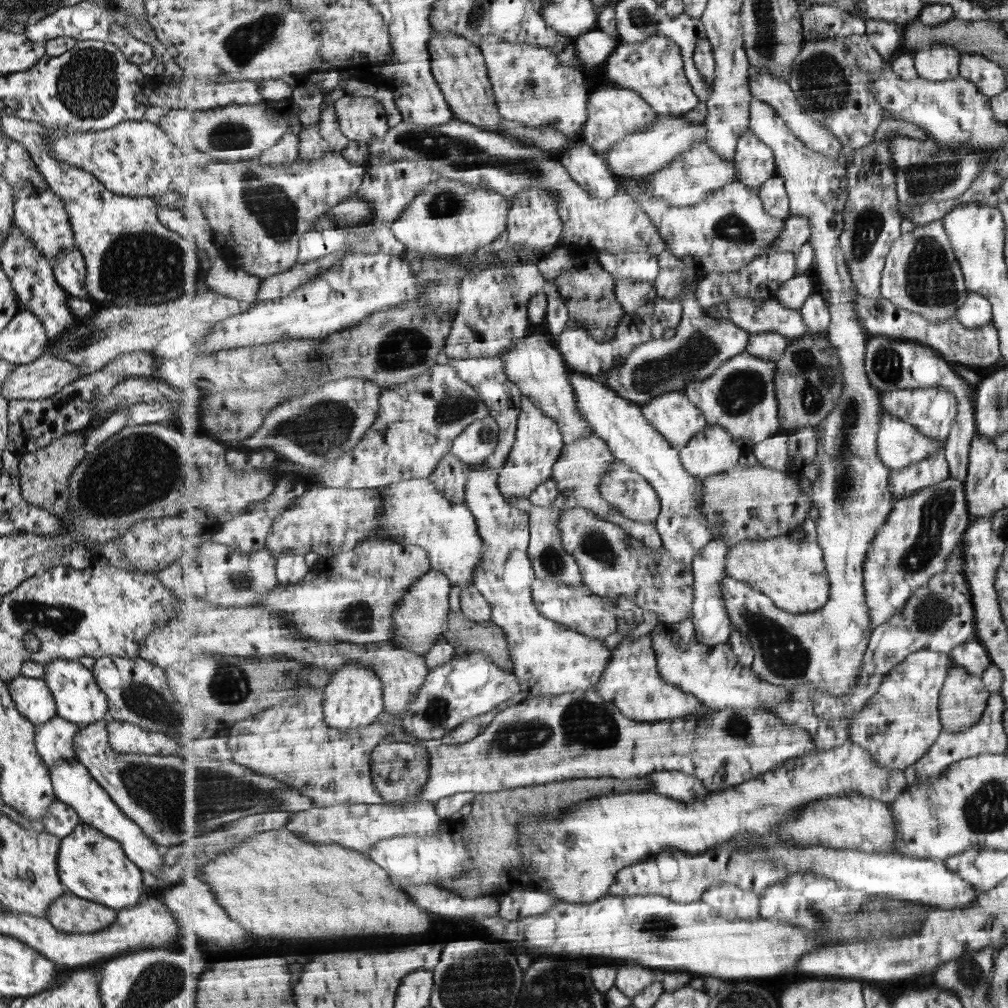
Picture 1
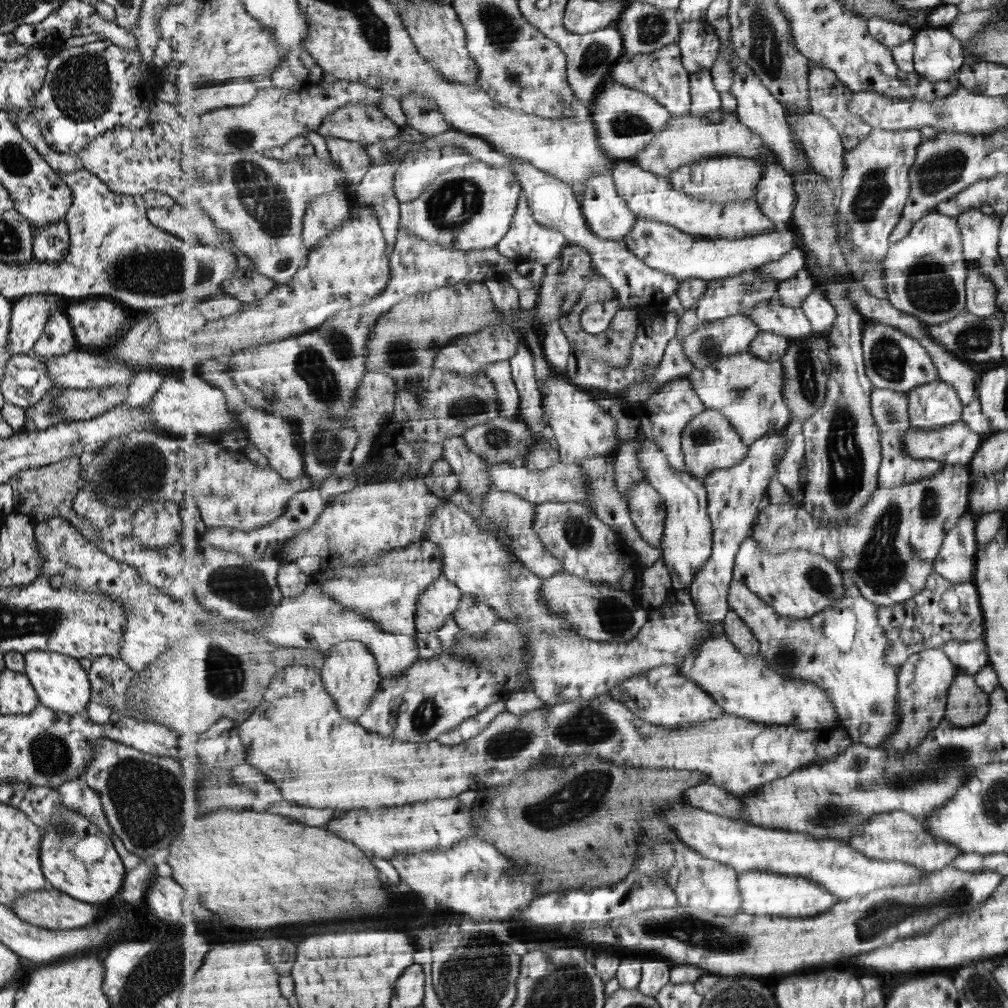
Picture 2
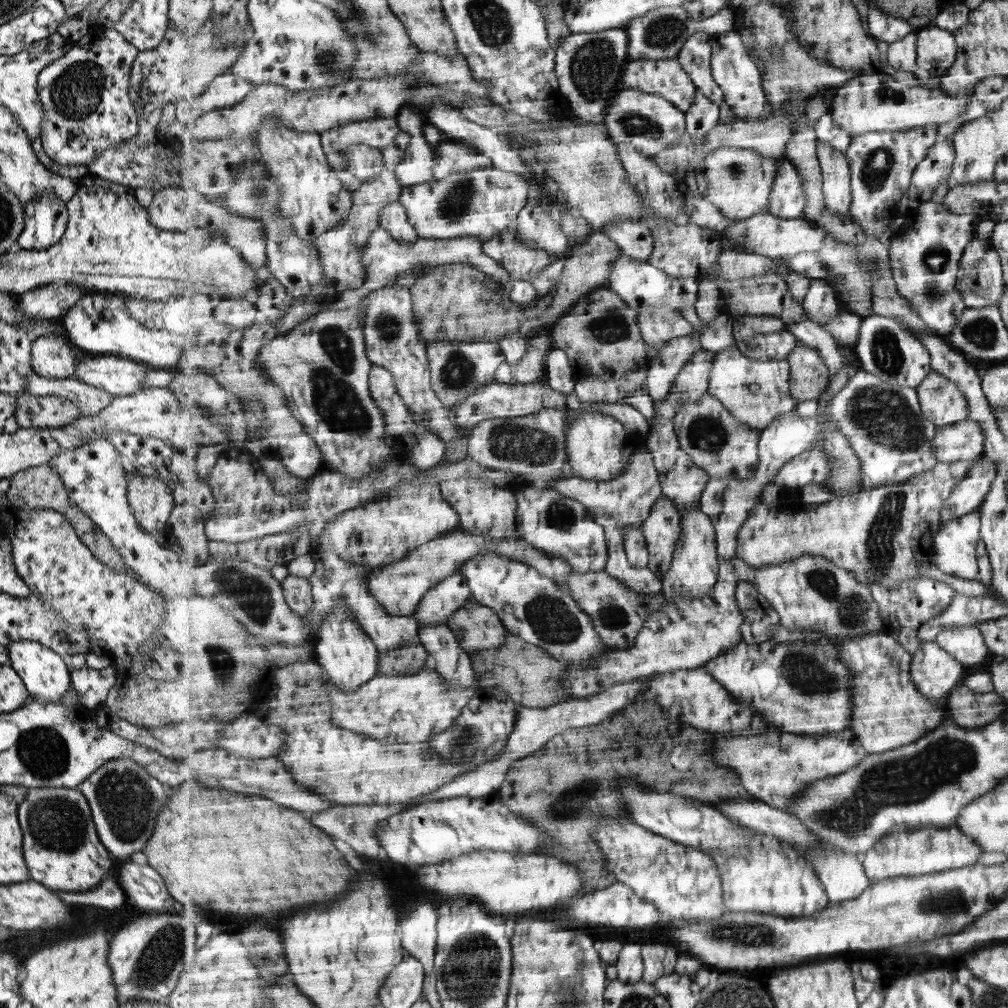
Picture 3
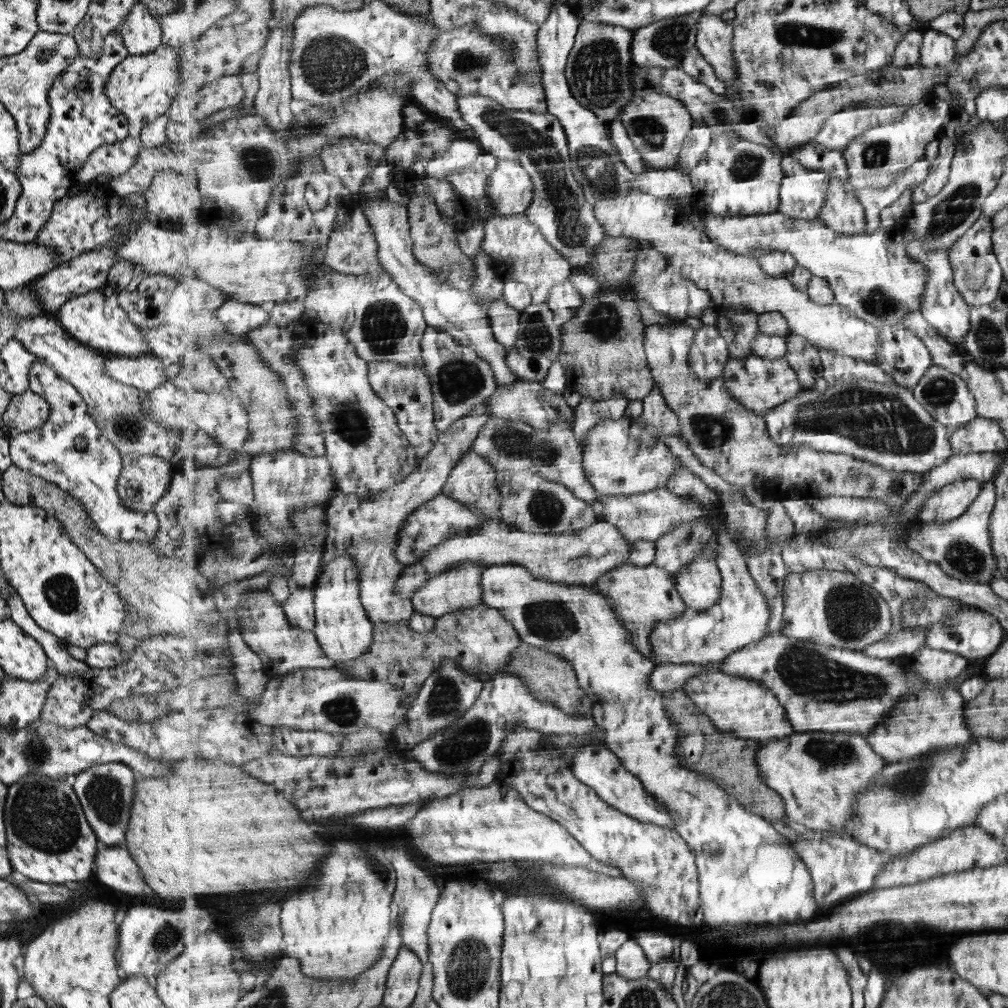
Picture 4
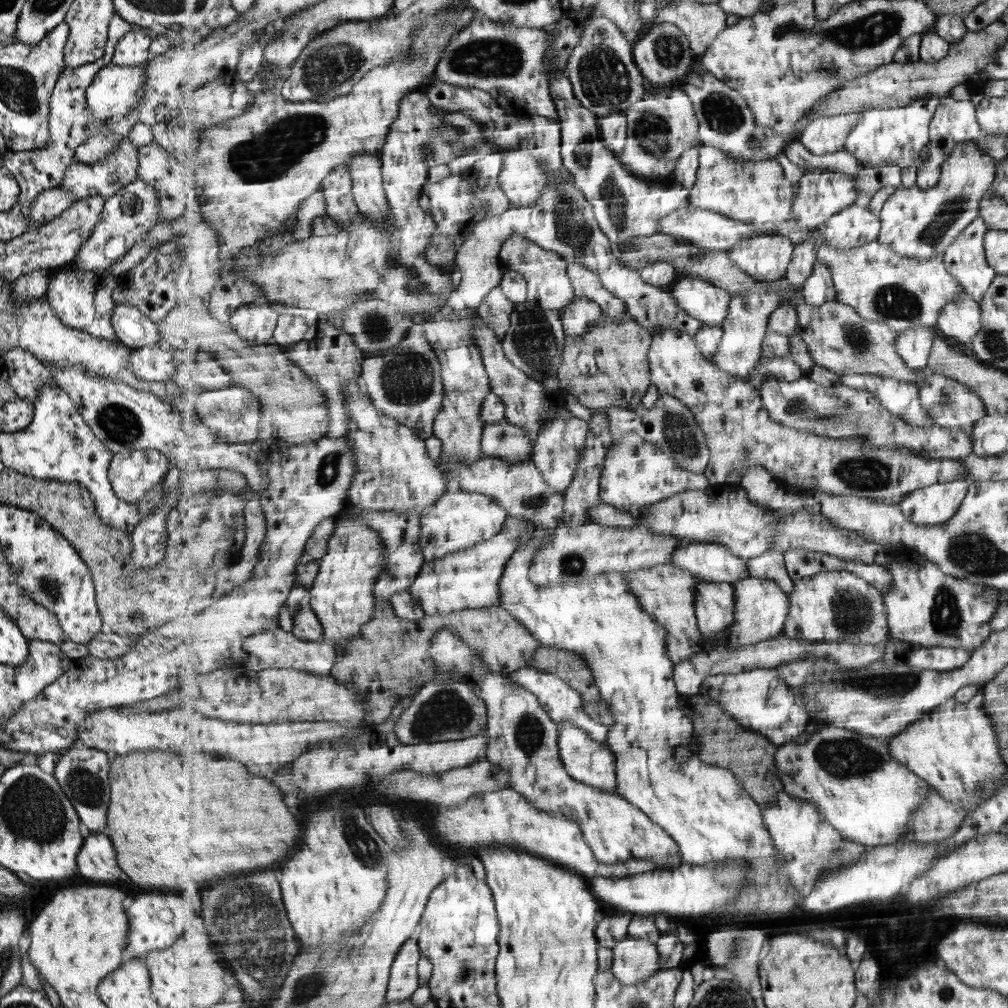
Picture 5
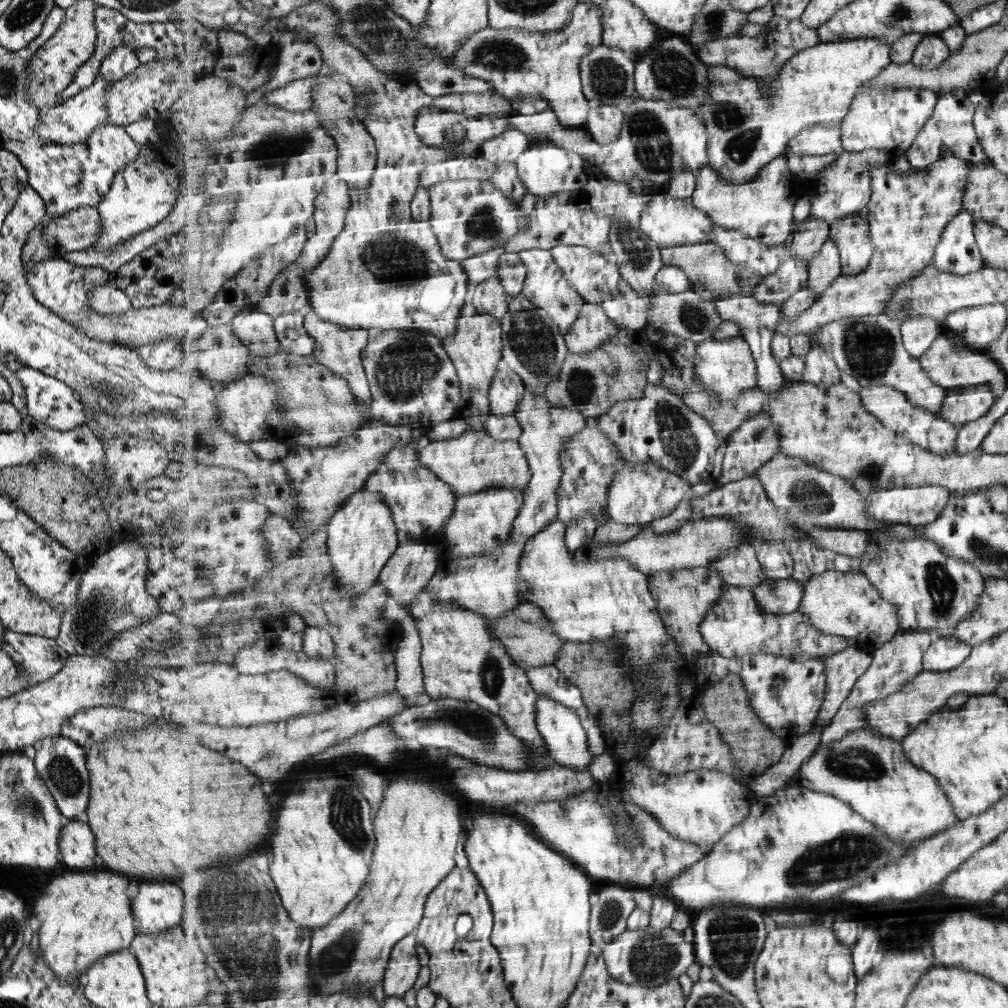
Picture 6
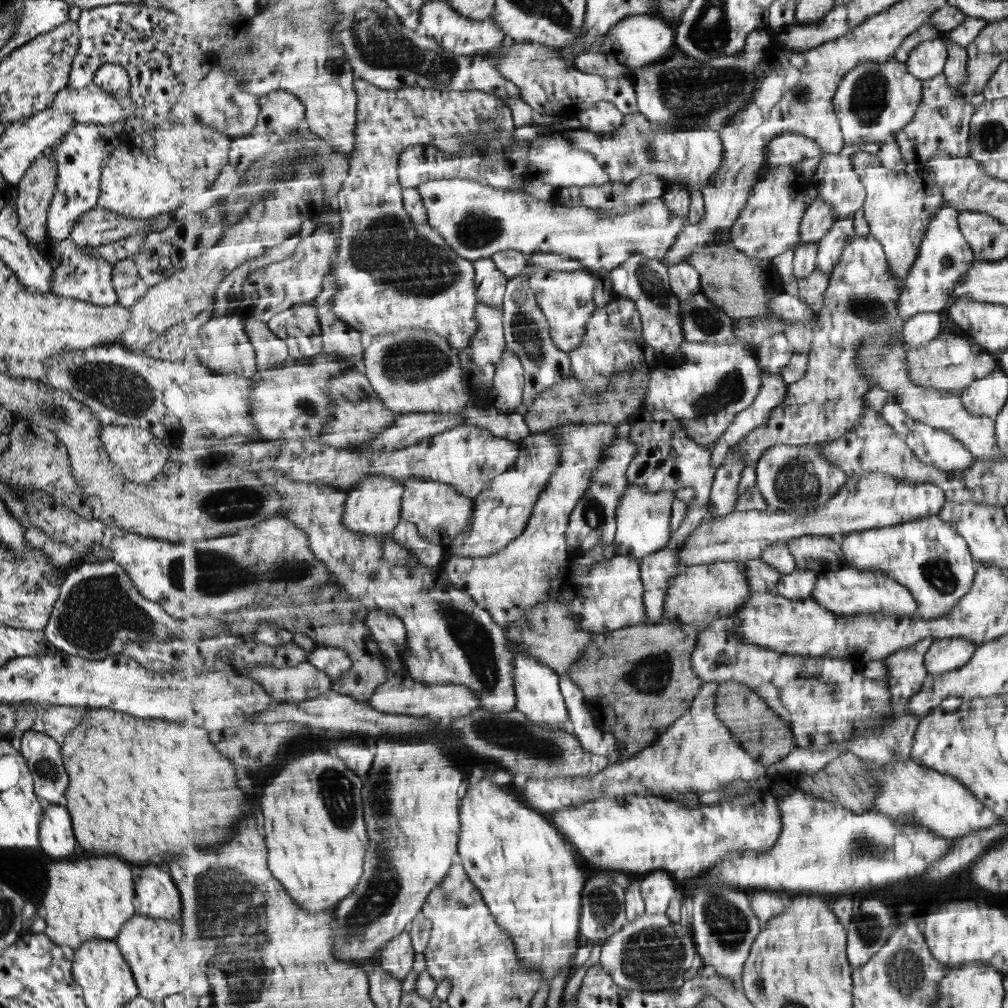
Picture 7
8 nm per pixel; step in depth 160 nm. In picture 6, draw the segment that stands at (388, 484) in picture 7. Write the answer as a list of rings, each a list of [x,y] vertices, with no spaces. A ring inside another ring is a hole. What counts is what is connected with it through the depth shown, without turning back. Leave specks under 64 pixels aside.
[[[362,489],[343,504],[326,526],[328,554],[338,580],[338,589],[347,591],[354,598],[377,585],[381,571],[400,547],[401,530],[397,528],[392,509],[375,491]]]

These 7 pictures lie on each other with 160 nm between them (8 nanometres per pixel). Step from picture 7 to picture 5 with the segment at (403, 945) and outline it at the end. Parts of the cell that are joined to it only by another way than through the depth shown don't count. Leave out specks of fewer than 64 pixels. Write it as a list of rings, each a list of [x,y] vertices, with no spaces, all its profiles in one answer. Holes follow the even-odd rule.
[[[410,938],[401,948],[393,964],[386,996],[387,1003],[412,998],[415,990],[421,985],[419,968],[422,958],[418,940]]]

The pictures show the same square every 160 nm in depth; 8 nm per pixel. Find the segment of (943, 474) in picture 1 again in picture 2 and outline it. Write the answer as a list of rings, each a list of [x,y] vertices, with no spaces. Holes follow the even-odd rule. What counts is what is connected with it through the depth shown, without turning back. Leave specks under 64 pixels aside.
[[[873,387],[872,390],[873,417],[877,420],[877,427],[881,428],[881,449],[884,450],[884,459],[880,470],[880,488],[901,488],[907,484],[917,483],[937,475],[944,470],[945,464],[933,459],[916,459],[905,452],[905,435],[915,428],[909,416],[910,393],[899,392],[886,388]]]

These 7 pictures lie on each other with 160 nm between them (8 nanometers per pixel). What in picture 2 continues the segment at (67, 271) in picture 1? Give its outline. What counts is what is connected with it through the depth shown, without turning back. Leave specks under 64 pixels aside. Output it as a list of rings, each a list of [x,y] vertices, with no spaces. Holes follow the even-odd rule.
[[[64,220],[32,229],[32,258],[41,262],[62,261],[68,249],[68,228]]]

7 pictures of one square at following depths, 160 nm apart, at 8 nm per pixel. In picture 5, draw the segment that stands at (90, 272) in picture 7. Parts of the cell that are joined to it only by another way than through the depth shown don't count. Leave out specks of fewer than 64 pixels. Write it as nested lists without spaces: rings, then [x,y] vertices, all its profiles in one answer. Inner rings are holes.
[[[114,303],[111,314],[111,328],[117,342],[132,349],[140,346],[164,347],[156,323],[143,316],[136,306]]]

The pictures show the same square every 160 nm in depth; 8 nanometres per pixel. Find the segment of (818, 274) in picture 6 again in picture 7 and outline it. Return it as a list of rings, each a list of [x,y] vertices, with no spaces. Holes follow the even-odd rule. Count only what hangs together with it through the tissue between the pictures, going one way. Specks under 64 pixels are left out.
[[[853,218],[838,219],[832,229],[818,243],[817,270],[831,274],[844,250],[855,237],[855,222]]]

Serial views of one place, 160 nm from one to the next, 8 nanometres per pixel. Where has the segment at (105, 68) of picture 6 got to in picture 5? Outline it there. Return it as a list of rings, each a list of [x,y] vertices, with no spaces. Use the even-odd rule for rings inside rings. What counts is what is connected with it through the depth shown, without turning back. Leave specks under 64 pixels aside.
[[[141,26],[131,28],[117,41],[110,65],[137,66],[147,62],[149,45],[150,39]]]

